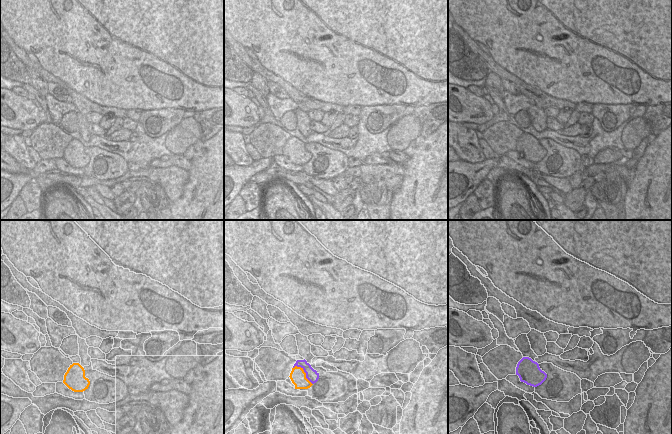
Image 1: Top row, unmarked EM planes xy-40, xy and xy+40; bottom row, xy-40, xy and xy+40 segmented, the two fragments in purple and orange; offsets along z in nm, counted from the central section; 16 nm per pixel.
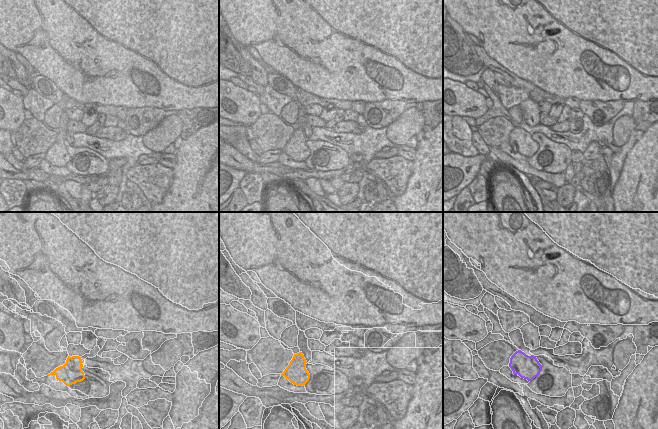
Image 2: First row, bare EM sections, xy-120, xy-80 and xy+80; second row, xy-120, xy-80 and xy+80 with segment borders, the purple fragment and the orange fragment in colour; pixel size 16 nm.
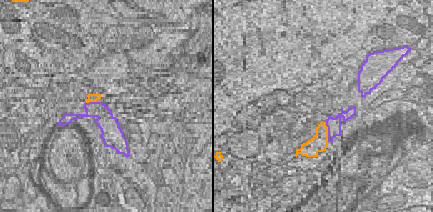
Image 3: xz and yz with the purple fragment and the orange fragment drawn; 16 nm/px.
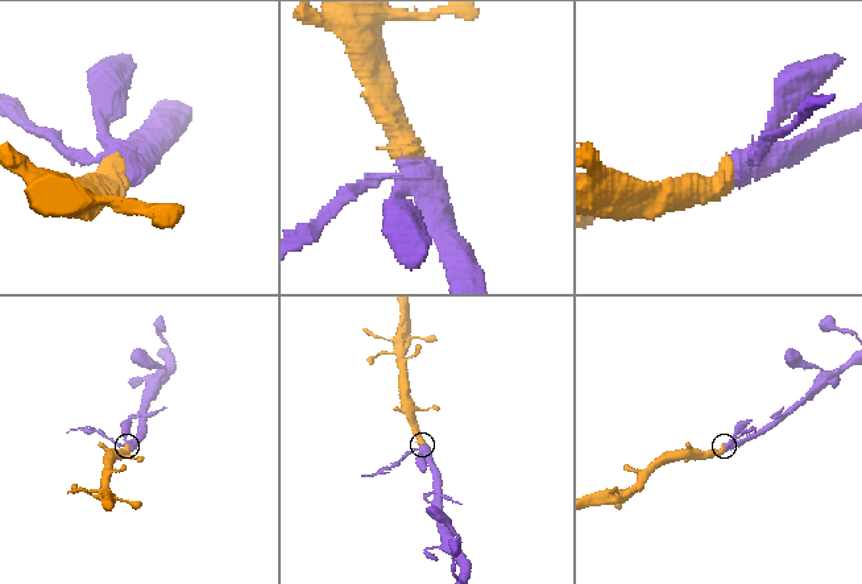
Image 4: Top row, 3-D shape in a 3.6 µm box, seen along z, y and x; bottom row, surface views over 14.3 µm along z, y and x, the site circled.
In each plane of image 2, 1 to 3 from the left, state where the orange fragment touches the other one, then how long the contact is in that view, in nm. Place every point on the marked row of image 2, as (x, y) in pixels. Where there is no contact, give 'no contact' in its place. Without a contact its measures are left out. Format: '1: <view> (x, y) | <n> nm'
1: no contact
2: no contact
3: no contact

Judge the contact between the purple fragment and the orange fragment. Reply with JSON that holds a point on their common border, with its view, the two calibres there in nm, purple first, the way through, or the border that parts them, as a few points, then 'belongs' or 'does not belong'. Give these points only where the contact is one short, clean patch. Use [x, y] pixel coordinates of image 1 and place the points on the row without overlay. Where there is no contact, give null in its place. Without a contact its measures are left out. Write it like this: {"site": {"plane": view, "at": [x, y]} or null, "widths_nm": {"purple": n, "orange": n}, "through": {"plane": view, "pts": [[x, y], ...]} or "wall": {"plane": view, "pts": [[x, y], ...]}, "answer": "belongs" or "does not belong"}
{"site": {"plane": "xy", "at": [305, 148]}, "widths_nm": {"purple": 190, "orange": 260}, "through": {"plane": "xy", "pts": [[311, 150], [305, 148], [298, 153]]}, "answer": "belongs"}

